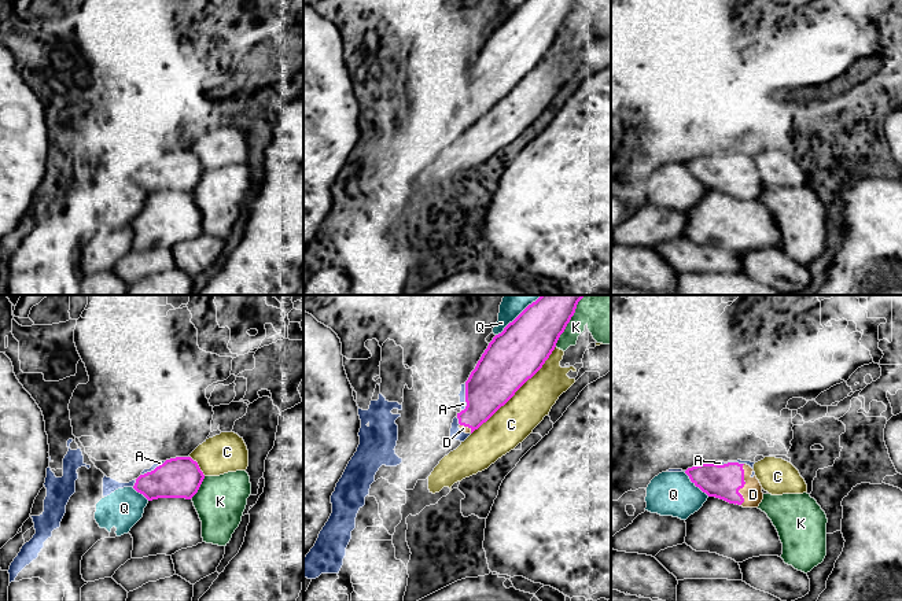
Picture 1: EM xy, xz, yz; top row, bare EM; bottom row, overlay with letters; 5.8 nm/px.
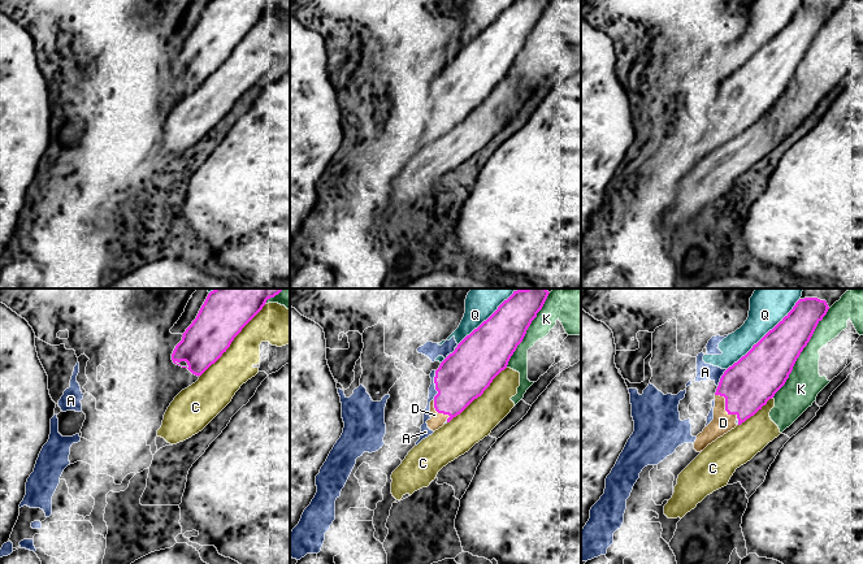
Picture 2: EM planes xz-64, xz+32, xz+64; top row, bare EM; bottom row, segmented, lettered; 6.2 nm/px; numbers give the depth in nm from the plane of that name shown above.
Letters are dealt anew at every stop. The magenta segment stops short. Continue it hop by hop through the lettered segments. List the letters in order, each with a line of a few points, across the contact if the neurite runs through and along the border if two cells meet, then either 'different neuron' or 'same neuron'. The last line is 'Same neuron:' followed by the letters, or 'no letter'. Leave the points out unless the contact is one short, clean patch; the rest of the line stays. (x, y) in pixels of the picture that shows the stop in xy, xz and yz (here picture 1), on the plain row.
A: different neuron
C: different neuron
D: line yz (724, 174), (744, 176), (753, 187); same neuron
K: different neuron
Q: different neuron
Same neuron: D

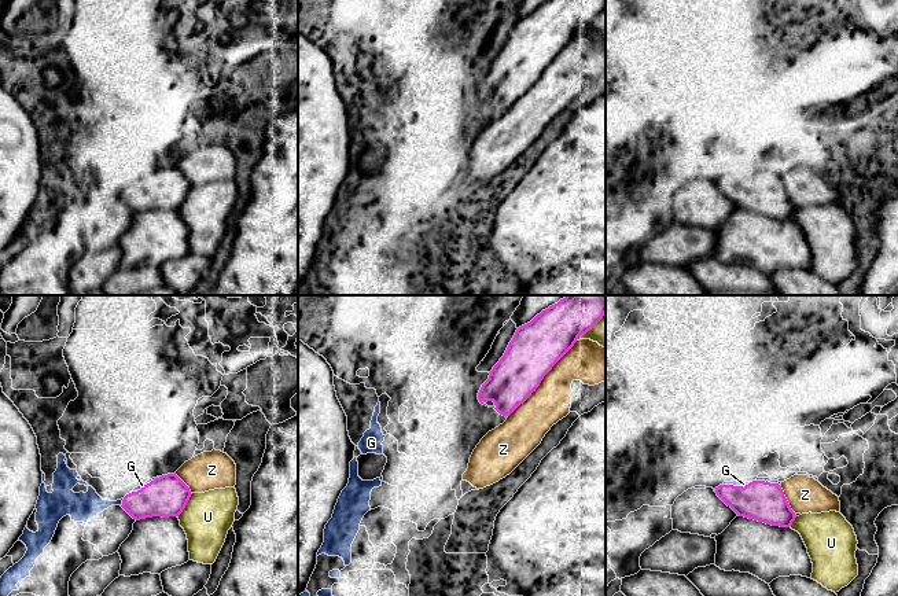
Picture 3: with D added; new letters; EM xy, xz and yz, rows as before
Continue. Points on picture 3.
G: different neuron
U: different neuron
Z: different neuron
Same neuron: no letter

